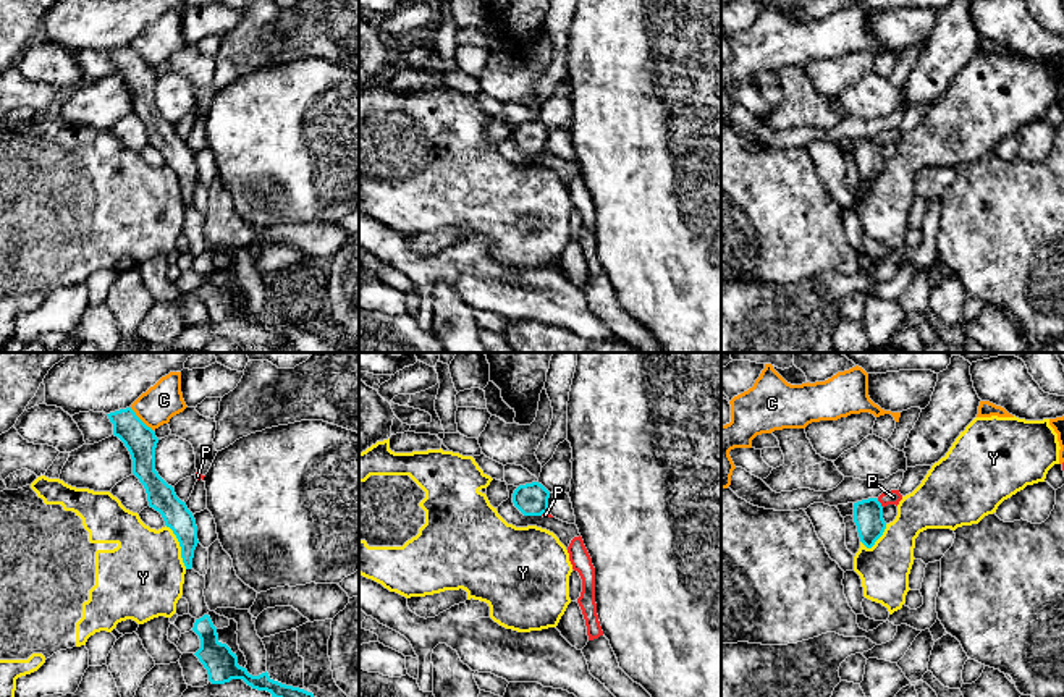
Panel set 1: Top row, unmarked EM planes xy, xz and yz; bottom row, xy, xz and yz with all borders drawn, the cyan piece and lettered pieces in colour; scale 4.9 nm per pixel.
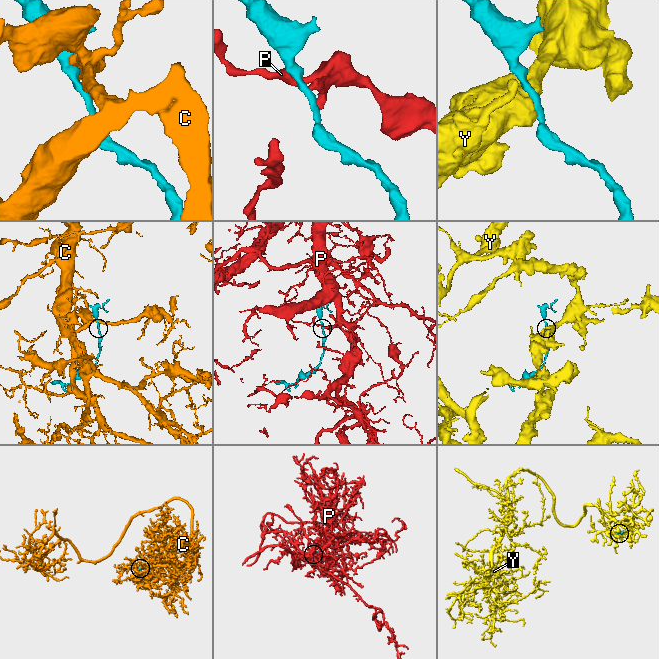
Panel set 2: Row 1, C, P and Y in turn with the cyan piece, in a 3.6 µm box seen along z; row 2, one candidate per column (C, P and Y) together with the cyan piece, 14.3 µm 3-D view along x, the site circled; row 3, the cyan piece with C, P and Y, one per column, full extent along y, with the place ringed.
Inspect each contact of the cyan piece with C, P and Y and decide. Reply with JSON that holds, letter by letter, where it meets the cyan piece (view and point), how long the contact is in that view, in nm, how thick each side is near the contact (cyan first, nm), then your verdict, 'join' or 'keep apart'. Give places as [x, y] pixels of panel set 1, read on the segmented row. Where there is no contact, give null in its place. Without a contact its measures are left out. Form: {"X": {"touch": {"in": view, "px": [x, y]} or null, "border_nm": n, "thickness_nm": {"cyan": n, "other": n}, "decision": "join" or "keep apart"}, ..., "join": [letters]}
{"C": {"touch": {"in": "xy", "px": [139, 419]}, "border_nm": 170, "thickness_nm": {"cyan": 160, "other": 180}, "decision": "keep apart"}, "P": {"touch": {"in": "yz", "px": [880, 503]}, "border_nm": 60, "thickness_nm": {"cyan": 140, "other": 70}, "decision": "keep apart"}, "Y": {"touch": {"in": "xy", "px": [180, 545]}, "border_nm": 240, "thickness_nm": {"cyan": 140, "other": 400}, "decision": "keep apart"}, "join": []}

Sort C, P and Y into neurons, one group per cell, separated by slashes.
C / P / Y

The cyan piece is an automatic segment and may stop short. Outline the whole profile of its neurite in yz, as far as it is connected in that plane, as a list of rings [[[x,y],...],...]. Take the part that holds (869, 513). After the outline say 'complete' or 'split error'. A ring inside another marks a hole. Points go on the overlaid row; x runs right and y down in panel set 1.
[[[878,498],[854,503],[854,522],[857,526],[860,542],[867,548],[872,548],[886,529],[883,506]]] | complete

